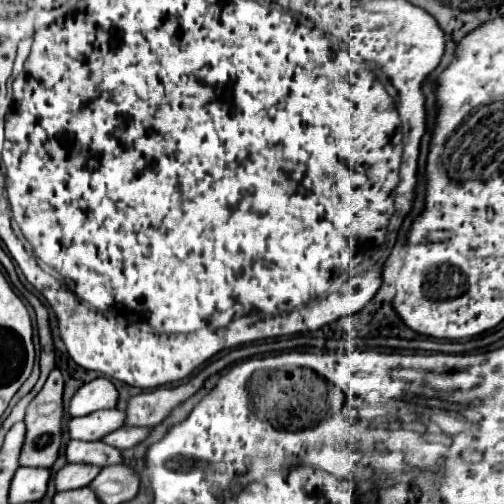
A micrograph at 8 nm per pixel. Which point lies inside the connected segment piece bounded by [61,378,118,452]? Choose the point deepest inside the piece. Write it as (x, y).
(100, 393)

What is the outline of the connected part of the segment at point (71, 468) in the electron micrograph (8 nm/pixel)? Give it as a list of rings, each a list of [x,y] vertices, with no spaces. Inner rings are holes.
[[[66,464],[58,474],[56,474],[56,490],[74,490],[74,488],[84,488],[88,486],[96,476],[100,474],[100,466],[92,464]]]

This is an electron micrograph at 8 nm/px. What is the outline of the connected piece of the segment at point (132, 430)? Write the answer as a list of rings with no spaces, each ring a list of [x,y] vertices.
[[[122,426],[120,430],[106,436],[104,442],[112,444],[120,450],[126,450],[126,448],[132,448],[132,446],[140,444],[142,440],[146,440],[150,436],[150,432],[152,432],[150,426],[142,426],[142,428],[140,426]]]

